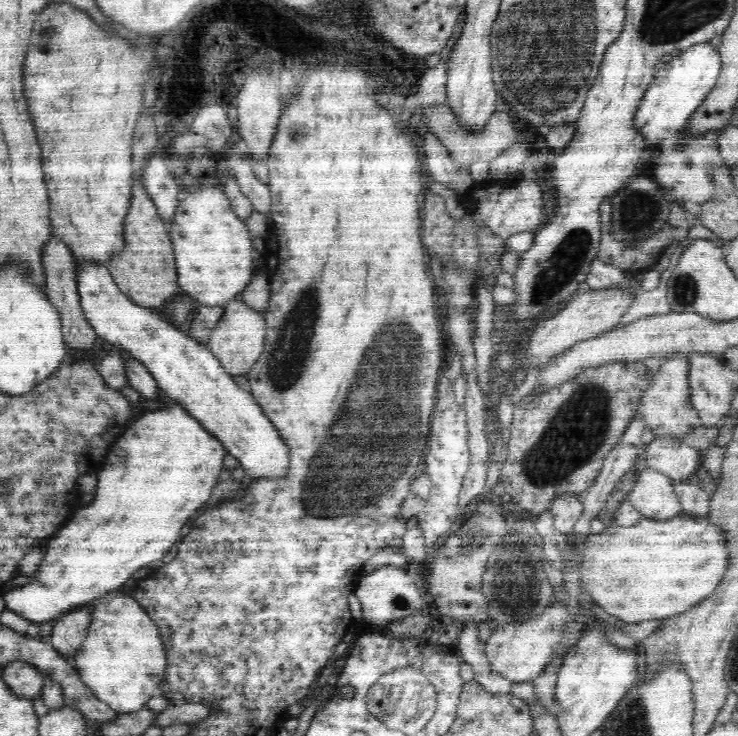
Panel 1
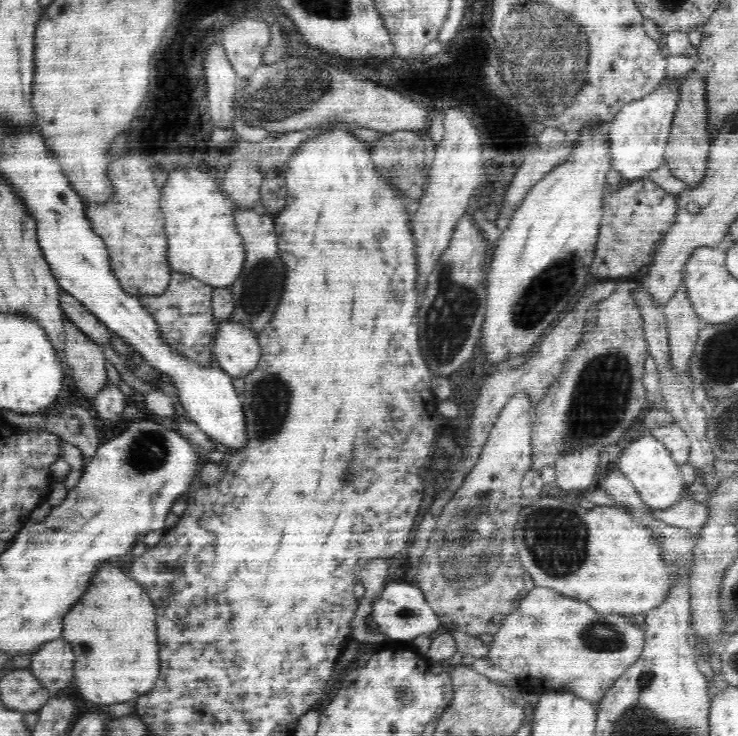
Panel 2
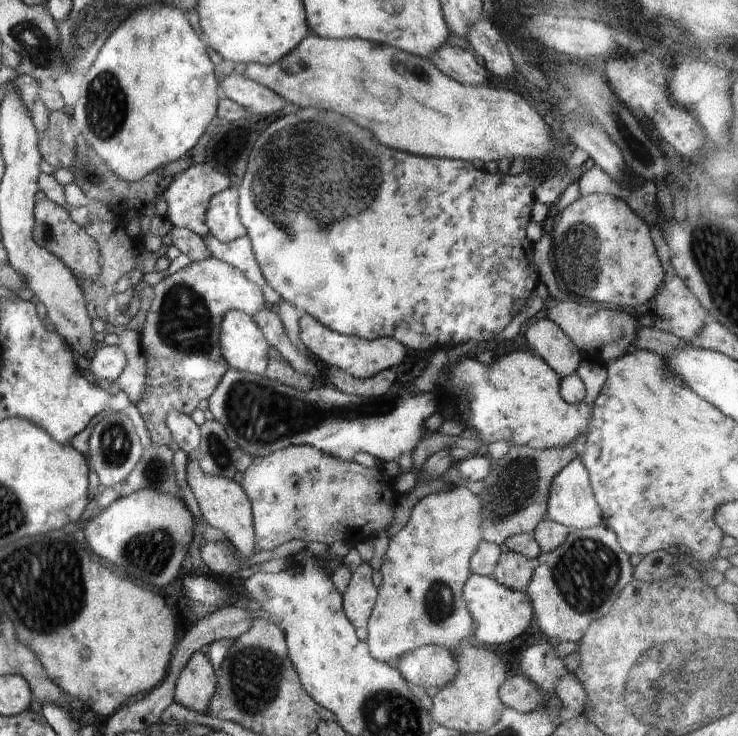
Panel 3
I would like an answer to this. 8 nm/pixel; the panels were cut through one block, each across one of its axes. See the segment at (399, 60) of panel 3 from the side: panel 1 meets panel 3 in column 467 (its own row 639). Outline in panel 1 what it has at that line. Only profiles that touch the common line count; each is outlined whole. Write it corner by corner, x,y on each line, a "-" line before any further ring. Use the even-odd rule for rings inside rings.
114,593
96,601
86,638
71,662
93,695
117,713
140,710
159,694
168,664
158,628
143,606
134,597

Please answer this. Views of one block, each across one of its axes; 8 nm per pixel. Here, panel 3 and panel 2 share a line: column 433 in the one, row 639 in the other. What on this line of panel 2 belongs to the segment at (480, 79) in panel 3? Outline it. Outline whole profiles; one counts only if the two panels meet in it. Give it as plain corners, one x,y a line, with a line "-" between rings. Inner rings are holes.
62,637
44,643
33,655
29,671
52,696
72,686
74,682
75,654

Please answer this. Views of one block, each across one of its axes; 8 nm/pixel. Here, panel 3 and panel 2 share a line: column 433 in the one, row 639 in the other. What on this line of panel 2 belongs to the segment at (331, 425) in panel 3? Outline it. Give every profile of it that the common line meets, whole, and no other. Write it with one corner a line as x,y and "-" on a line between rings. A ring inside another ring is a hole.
392,580
386,584
380,598
374,602
373,620
379,625
380,632
390,636
391,640
402,640
406,646
420,634
429,635
440,628
441,621
432,611
419,586

